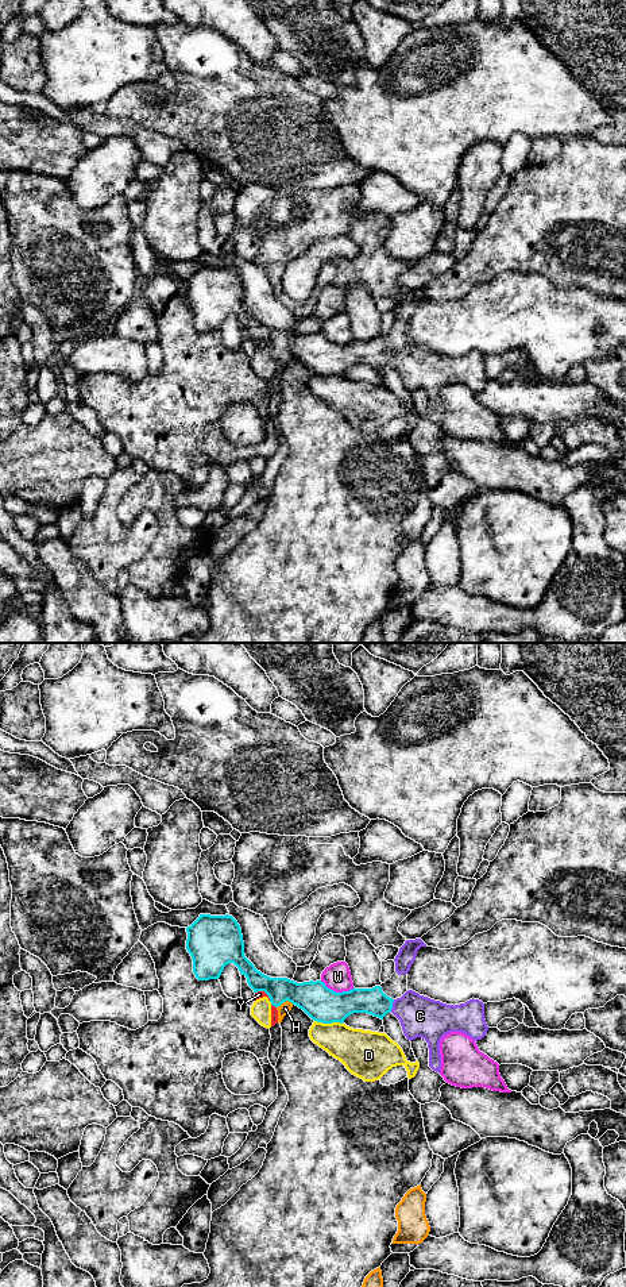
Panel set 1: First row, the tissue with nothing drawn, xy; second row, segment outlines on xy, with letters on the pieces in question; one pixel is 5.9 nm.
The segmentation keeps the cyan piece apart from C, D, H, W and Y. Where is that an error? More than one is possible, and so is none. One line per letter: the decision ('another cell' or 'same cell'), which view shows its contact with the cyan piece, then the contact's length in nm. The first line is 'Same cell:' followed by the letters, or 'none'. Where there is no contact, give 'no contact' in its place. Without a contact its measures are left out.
Same cell: C
C: same cell; meets cyan in xy; contact 80 nm long
D: another cell; meets cyan in xy; contact 170 nm long
H: another cell; meets cyan in xy; contact 110 nm long
W: another cell; meets cyan in xy; contact 220 nm long
Y: another cell; meets cyan in xy; contact 40 nm long

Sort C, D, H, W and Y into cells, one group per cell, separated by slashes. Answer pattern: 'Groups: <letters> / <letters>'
Groups: C / D Y / H / W

